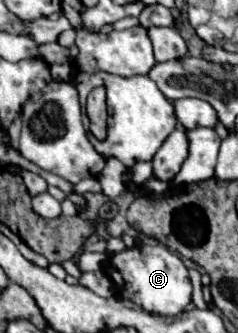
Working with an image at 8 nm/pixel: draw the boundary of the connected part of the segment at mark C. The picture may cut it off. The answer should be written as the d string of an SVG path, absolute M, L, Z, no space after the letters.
M138 246L122 250L112 256L112 264L106 266L106 274L114 282L114 292L120 298L136 302L158 316L176 316L192 302L192 282L188 278L188 270L182 260L164 246Z

